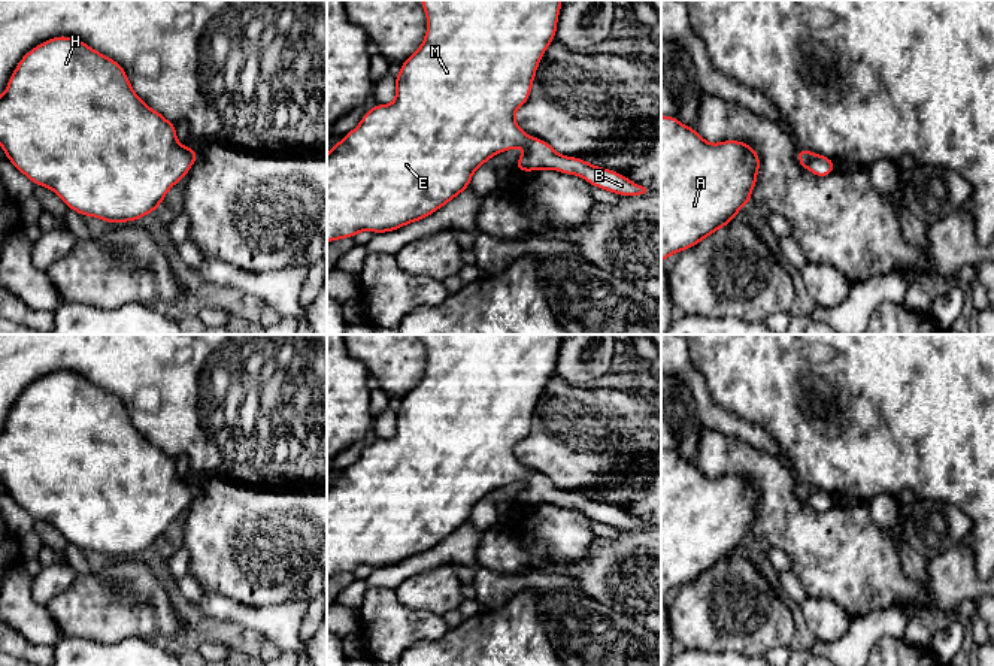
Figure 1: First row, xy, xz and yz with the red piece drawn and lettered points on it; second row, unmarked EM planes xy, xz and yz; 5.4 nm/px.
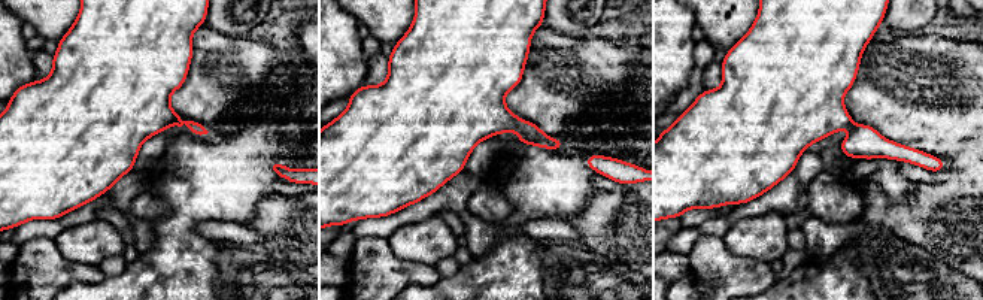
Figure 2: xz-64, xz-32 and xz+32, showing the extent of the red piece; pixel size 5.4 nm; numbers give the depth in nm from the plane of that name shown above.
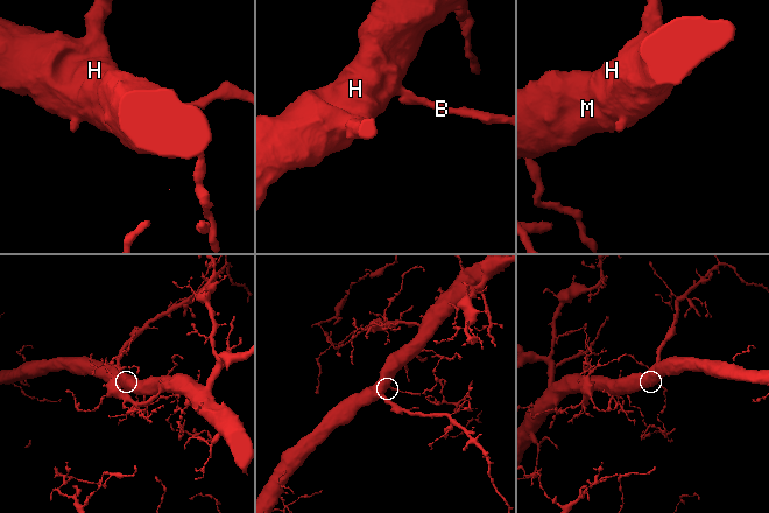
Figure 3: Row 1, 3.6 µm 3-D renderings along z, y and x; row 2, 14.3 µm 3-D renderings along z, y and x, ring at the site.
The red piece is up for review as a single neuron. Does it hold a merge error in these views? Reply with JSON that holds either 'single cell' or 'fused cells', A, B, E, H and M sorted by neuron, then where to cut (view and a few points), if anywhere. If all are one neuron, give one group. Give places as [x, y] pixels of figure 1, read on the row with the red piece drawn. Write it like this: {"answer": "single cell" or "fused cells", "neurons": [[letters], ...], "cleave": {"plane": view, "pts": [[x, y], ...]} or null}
{"answer": "single cell", "neurons": [["A", "B", "E", "H", "M"]], "cleave": null}

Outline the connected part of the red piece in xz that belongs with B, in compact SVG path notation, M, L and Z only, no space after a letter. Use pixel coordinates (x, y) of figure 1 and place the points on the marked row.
M419 0L427 16L427 33L421 46L400 64L400 73L397 75L396 100L391 105L375 105L367 111L361 122L343 134L343 139L330 146L327 154L327 242L334 242L343 237L355 237L358 231L388 233L401 228L406 224L416 222L430 217L442 206L449 203L454 197L469 188L475 170L484 166L491 157L524 146L525 152L516 160L515 169L518 172L533 170L557 170L566 175L575 175L584 178L590 185L612 191L616 196L639 196L645 194L646 188L630 181L624 175L594 166L578 157L567 157L558 154L546 140L528 136L516 122L515 112L530 99L536 70L546 48L554 42L558 24L558 15L563 0Z

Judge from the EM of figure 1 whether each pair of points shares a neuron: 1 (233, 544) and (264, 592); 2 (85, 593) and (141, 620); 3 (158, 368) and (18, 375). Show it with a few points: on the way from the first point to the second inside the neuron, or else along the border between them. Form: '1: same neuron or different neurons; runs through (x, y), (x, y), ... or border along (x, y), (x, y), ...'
1: same neuron; runs through (245, 556), (264, 575), (264, 580)
2: same neuron; runs through (99, 605), (127, 607)
3: same neuron; runs through (124, 357), (52, 357)

